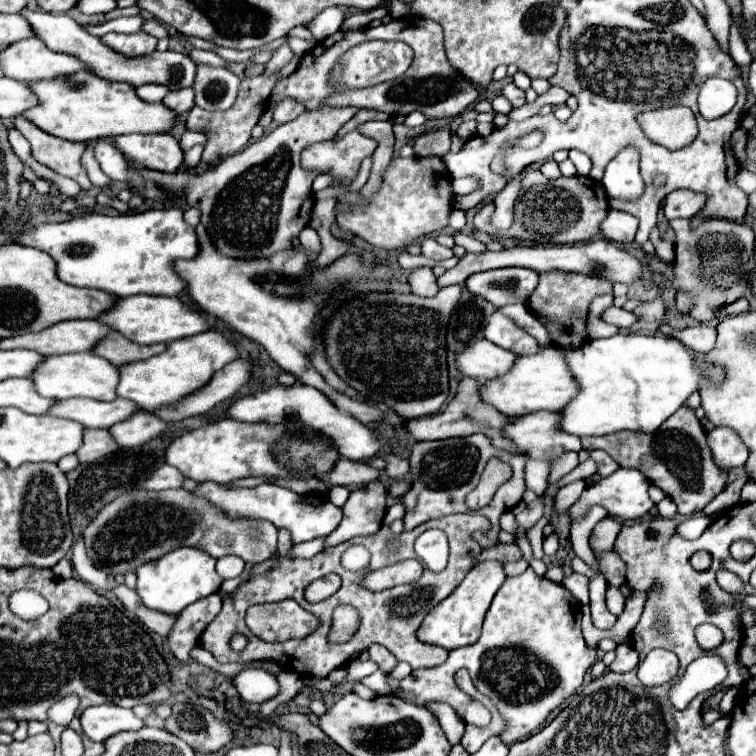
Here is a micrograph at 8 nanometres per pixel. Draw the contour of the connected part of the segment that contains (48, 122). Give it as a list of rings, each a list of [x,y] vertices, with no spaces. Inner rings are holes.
[[[73,73],[67,77],[55,77],[51,81],[41,81],[41,83],[31,83],[31,91],[39,97],[39,105],[33,107],[31,111],[25,113],[29,121],[33,121],[37,127],[43,131],[61,137],[61,139],[73,139],[73,137],[87,137],[87,141],[93,139],[105,139],[105,137],[117,137],[123,133],[165,133],[171,131],[177,123],[177,113],[171,111],[167,105],[159,103],[143,103],[135,95],[135,87],[123,81],[107,81],[97,75],[89,73]]]

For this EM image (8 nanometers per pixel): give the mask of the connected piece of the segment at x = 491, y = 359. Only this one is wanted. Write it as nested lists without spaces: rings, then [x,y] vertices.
[[[487,339],[469,345],[455,357],[459,373],[475,379],[495,379],[499,375],[505,375],[507,371],[511,371],[515,359],[515,353],[497,347]]]

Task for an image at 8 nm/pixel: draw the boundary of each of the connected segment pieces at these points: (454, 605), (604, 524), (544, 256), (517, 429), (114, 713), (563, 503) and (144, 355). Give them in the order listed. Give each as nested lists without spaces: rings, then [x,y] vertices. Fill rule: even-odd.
[[[497,561],[477,563],[471,569],[471,573],[463,579],[463,583],[447,599],[443,599],[433,611],[429,611],[429,615],[425,617],[423,625],[417,631],[419,641],[441,645],[447,651],[475,643],[481,635],[481,625],[485,619],[485,613],[487,613],[495,593],[503,585],[503,581],[505,581],[503,565],[499,565]]]
[[[611,517],[601,519],[595,525],[593,533],[591,533],[591,549],[595,549],[595,551],[611,551],[619,531],[621,531],[621,523],[619,521],[615,521]]]
[[[595,239],[579,245],[513,245],[501,251],[483,251],[483,253],[467,253],[457,267],[449,269],[445,275],[437,279],[439,287],[447,285],[463,285],[465,279],[473,273],[479,271],[489,271],[489,269],[499,269],[499,267],[529,267],[535,271],[575,271],[575,273],[585,273],[585,275],[595,275],[599,279],[607,279],[611,283],[625,283],[633,285],[643,277],[643,263],[639,257],[633,253],[621,249],[619,245],[607,241],[607,239]]]
[[[537,411],[537,413],[529,413],[523,415],[519,419],[515,419],[503,433],[529,457],[525,475],[529,479],[527,481],[527,489],[531,489],[535,495],[543,495],[547,489],[547,475],[549,475],[549,467],[551,461],[555,457],[559,457],[565,451],[581,451],[581,441],[577,435],[567,435],[561,427],[561,413],[551,413],[551,411]]]
[[[99,705],[89,707],[81,715],[83,733],[93,741],[105,741],[119,731],[137,731],[145,723],[135,717],[131,709],[123,709],[117,705]]]
[[[575,481],[575,483],[569,483],[563,489],[559,489],[559,493],[555,495],[555,509],[559,513],[567,513],[569,507],[579,499],[579,495],[583,493],[585,487],[587,487],[585,481]]]
[[[111,331],[93,351],[95,355],[101,355],[103,359],[115,363],[117,367],[149,359],[153,355],[159,355],[167,349],[167,343],[157,343],[157,345],[139,345],[131,343],[131,339],[123,339],[117,331]]]

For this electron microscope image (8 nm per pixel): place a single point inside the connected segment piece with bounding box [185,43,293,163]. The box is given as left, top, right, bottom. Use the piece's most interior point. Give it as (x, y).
(229, 131)

